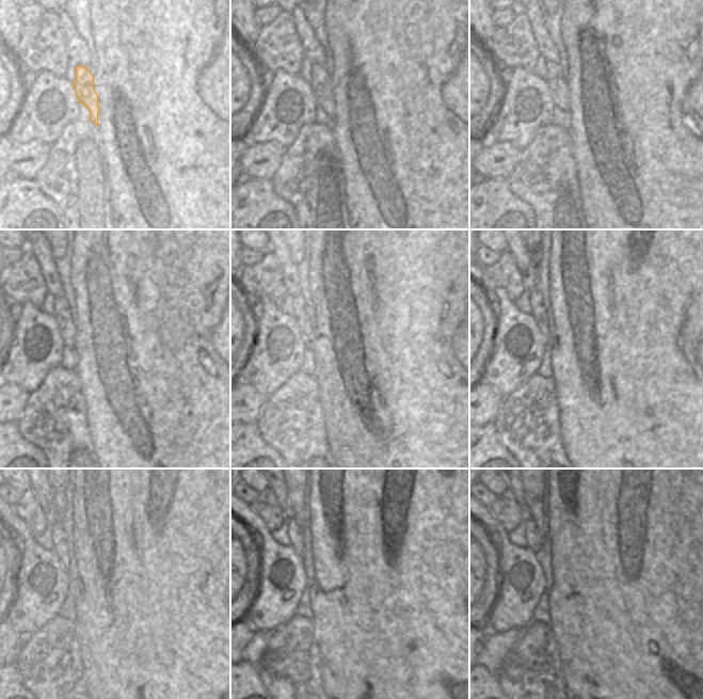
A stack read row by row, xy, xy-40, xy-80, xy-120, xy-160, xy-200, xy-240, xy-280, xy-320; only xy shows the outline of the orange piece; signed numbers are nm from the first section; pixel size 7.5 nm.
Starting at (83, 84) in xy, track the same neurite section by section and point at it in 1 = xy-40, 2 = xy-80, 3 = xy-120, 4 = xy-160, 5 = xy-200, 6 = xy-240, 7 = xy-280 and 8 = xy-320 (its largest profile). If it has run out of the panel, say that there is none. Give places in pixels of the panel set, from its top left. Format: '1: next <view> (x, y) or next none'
1: next xy-40 (320, 83)
2: next xy-80 (556, 82)
3: next xy-120 (65, 315)
4: next xy-160 (302, 305)
5: next xy-200 (539, 299)
6: next xy-240 (61, 531)
7: next xy-280 (302, 544)
8: next xy-320 (542, 551)

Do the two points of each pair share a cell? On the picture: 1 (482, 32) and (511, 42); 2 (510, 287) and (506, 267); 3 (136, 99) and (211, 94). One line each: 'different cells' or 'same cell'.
1: different cells
2: same cell
3: different cells

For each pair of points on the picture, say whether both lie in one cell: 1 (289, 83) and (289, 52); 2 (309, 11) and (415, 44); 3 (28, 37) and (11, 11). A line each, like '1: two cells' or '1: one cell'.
1: two cells
2: two cells
3: two cells

